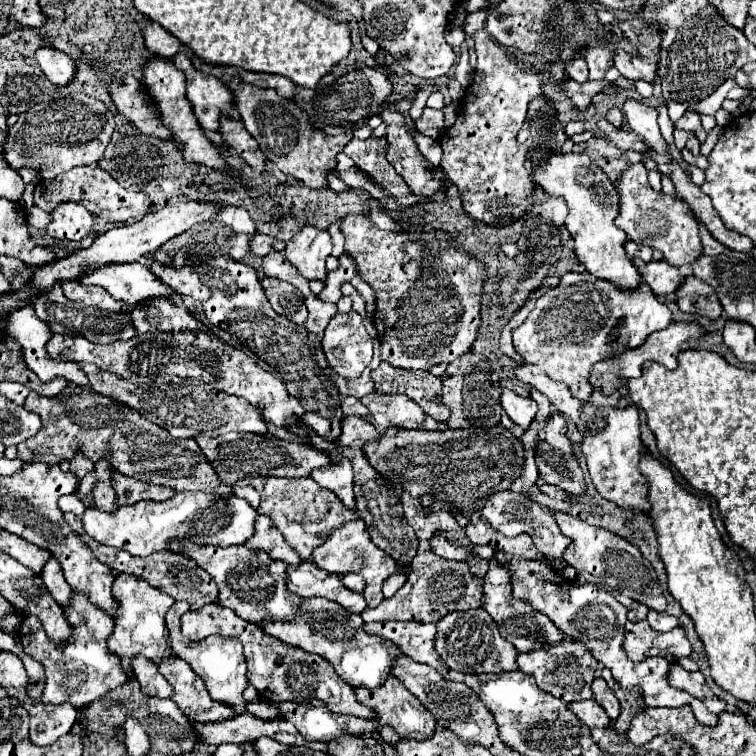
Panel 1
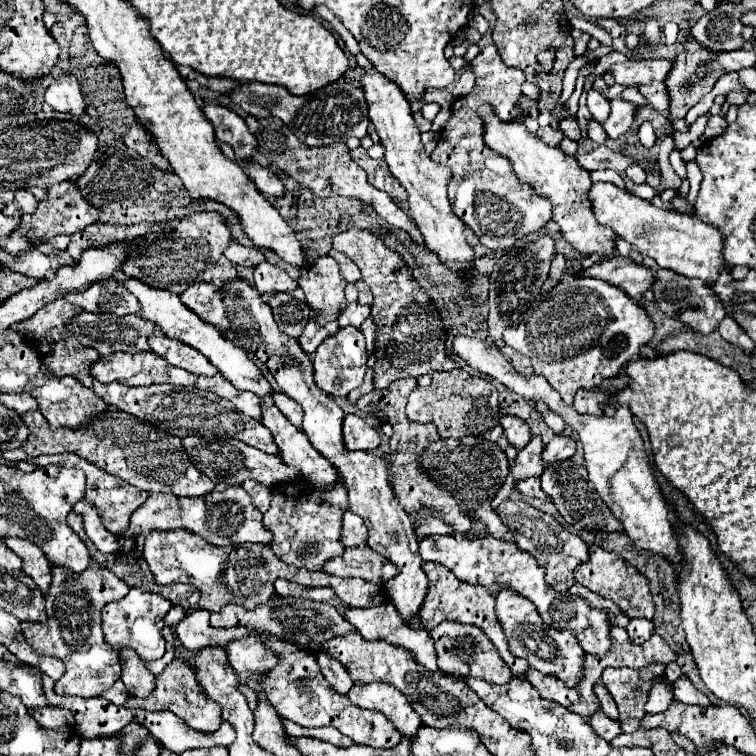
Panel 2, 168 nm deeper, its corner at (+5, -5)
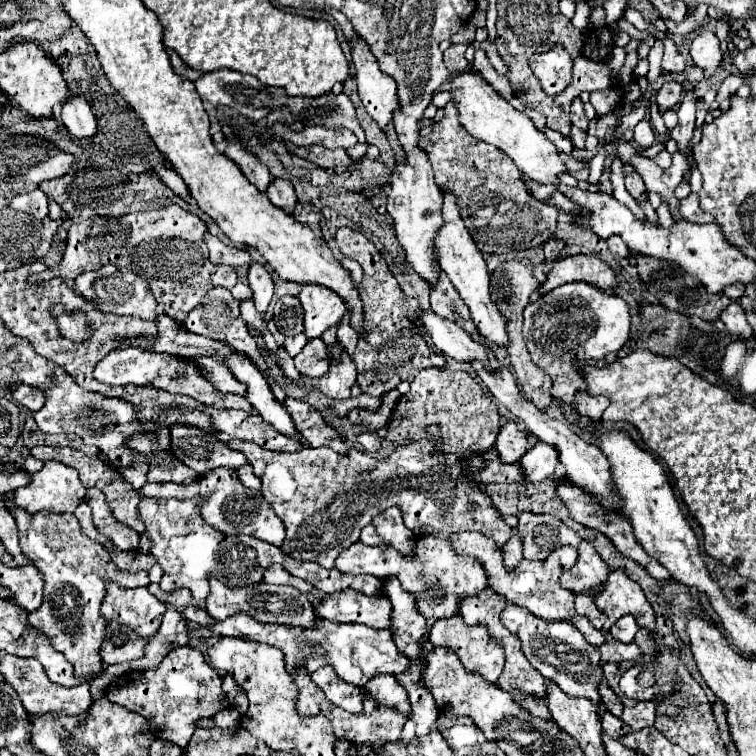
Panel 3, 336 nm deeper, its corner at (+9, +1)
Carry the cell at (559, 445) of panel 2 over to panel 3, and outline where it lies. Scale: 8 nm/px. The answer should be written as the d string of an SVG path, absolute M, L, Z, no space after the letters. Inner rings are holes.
M537 442L521 458L521 466L529 482L541 482L549 478L557 468L557 464L559 464L559 452L555 450L555 446L545 442Z

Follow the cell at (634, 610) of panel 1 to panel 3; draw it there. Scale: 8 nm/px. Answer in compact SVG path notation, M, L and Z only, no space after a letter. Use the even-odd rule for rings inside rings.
M575 594L575 610L577 610L577 614L587 616L587 618L591 620L591 624L593 624L595 628L599 628L599 630L603 628L605 620L607 620L607 614L601 614L601 612L597 610L591 594Z

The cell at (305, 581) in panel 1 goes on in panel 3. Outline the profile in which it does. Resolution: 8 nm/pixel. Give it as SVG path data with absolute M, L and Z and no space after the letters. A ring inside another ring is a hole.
M273 564L271 568L265 570L263 582L267 582L267 584L289 584L289 586L299 588L301 592L311 590L311 584L307 584L305 580L299 580L299 578L291 576L291 574L289 574L287 570L283 570L283 566L279 566L279 564Z

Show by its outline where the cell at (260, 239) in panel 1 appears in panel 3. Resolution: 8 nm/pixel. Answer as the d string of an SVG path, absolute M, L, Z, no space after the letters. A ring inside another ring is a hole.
M207 234L207 246L209 246L209 258L217 264L229 264L229 266L251 264L249 250L237 248L237 246L227 246L217 236Z

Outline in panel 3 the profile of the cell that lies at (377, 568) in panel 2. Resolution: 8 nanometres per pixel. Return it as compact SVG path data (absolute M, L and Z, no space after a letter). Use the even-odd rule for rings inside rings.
M421 536L419 544L415 546L415 556L405 558L391 546L365 546L361 542L351 544L339 558L335 560L335 568L345 574L373 574L379 578L397 576L403 588L417 598L417 610L425 618L449 618L457 612L457 604L465 596L479 594L487 588L485 570L479 560L471 556L459 556L451 550L449 542L437 536Z

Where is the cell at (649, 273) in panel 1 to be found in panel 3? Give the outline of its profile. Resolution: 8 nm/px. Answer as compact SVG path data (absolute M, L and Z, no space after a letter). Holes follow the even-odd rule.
M577 254L577 256L567 256L553 264L551 272L547 274L547 280L543 282L543 292L549 292L561 284L579 282L579 280L595 284L605 292L613 292L615 286L619 284L615 270L607 262L599 260L597 256Z

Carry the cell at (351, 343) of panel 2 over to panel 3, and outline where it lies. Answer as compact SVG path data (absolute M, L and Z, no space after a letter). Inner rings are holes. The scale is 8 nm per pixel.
M341 348L341 358L337 362L329 358L329 370L317 380L317 388L329 398L349 398L355 378L355 360L345 348Z

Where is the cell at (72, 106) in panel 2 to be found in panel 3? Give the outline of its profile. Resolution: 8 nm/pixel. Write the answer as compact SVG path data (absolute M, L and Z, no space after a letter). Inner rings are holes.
M73 94L61 108L61 120L67 132L75 138L93 138L97 132L97 120L89 102L81 94Z

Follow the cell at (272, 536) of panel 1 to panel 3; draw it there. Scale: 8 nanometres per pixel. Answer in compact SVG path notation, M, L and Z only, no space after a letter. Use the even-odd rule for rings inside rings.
M229 440L231 448L241 450L249 464L253 466L255 476L261 478L263 498L271 504L277 518L285 524L287 536L283 540L281 550L301 562L317 562L323 568L333 568L335 558L349 548L353 542L359 540L359 532L363 526L371 522L373 516L383 512L389 506L401 506L405 526L415 536L439 536L447 538L453 532L465 532L475 530L485 534L487 538L495 540L501 548L507 538L511 536L511 528L503 522L499 510L493 508L487 494L483 494L475 482L471 482L467 476L461 476L461 466L447 466L445 474L439 474L437 462L431 458L431 442L417 440L409 442L405 446L399 446L391 456L385 460L377 460L357 448L351 448L347 454L335 454L331 448L303 448L297 452L273 452L263 450L261 446L255 446L251 442L243 440ZM359 472L369 472L365 478L359 478Z

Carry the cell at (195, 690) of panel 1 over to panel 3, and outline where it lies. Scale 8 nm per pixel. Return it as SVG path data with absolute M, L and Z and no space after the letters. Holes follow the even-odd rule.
M179 646L171 650L153 670L127 672L119 676L115 682L111 682L107 698L131 712L145 716L151 730L159 738L165 738L181 748L185 748L191 740L191 734L197 728L195 722L213 718L219 710L229 708L227 696L221 690L219 672L211 668L203 654L193 646Z

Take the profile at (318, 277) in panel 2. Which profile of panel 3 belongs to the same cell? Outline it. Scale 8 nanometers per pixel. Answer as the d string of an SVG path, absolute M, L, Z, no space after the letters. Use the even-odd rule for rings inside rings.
M303 284L299 292L299 300L305 310L307 338L319 338L329 326L335 326L347 310L343 298L315 284Z

